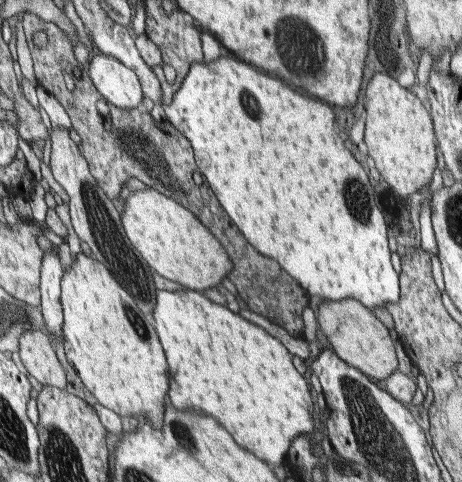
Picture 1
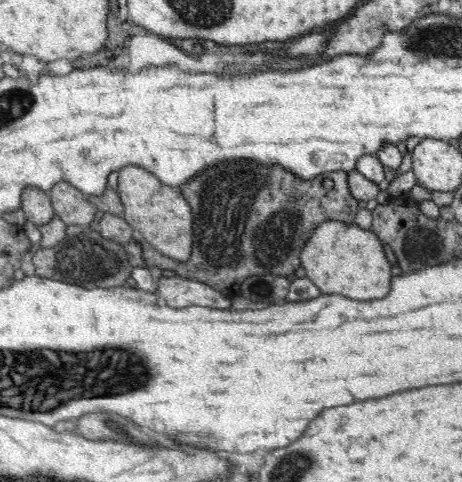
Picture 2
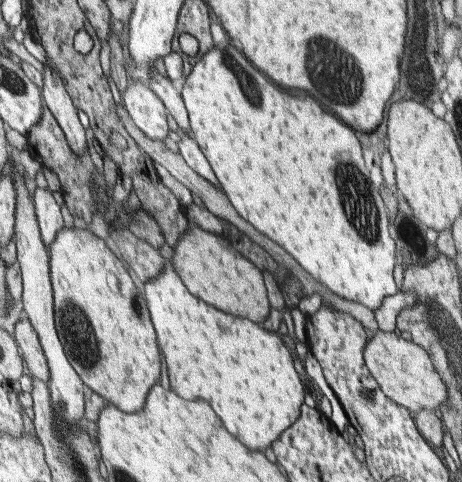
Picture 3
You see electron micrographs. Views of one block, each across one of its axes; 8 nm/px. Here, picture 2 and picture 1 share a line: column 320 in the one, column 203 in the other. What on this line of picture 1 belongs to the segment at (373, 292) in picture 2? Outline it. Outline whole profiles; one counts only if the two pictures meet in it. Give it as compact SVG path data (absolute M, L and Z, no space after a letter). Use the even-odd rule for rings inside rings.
M147 188L127 196L121 224L135 250L153 272L161 274L165 280L181 284L185 290L203 294L207 288L221 284L221 280L233 270L233 262L215 234L211 234L191 210L161 192Z

